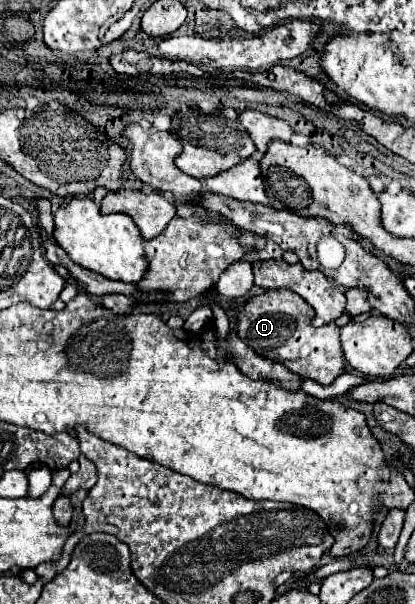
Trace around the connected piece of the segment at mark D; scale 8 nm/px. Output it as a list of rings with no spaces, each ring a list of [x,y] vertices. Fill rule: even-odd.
[[[266,290],[264,294],[254,296],[244,304],[238,316],[236,332],[252,350],[256,350],[256,354],[284,364],[294,374],[330,386],[344,366],[340,328],[334,322],[314,328],[310,324],[312,322],[310,318],[312,318],[312,308],[296,292]]]

